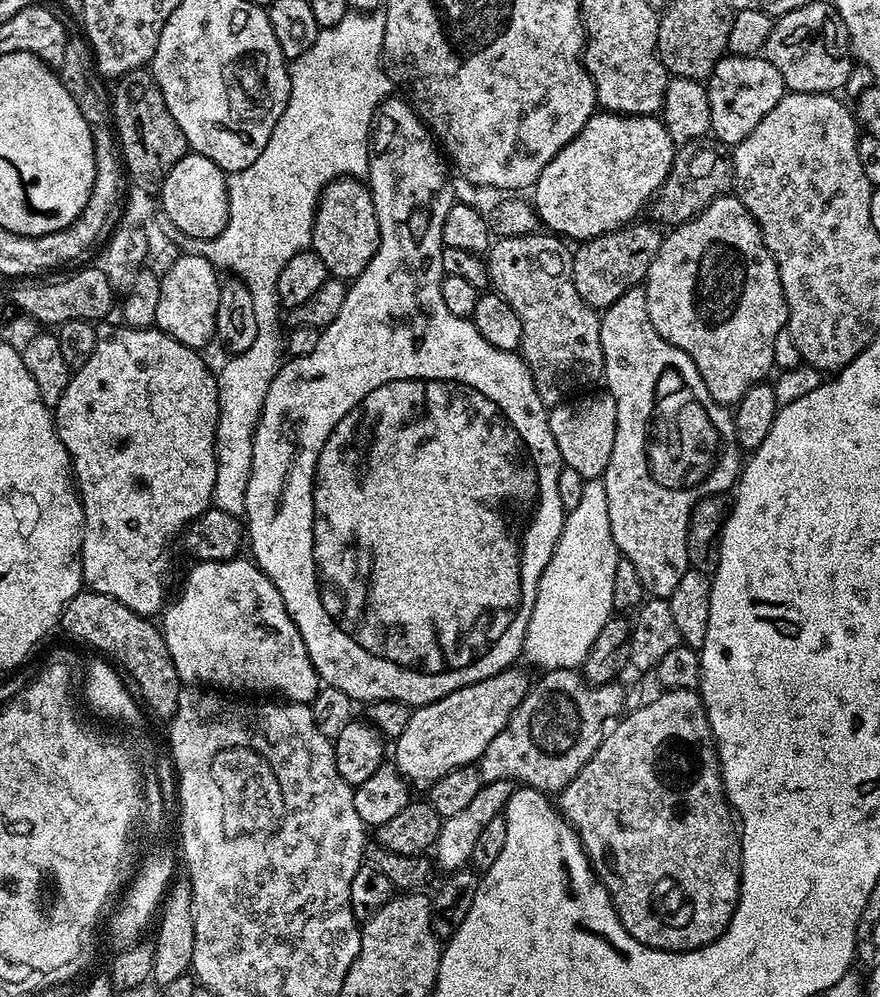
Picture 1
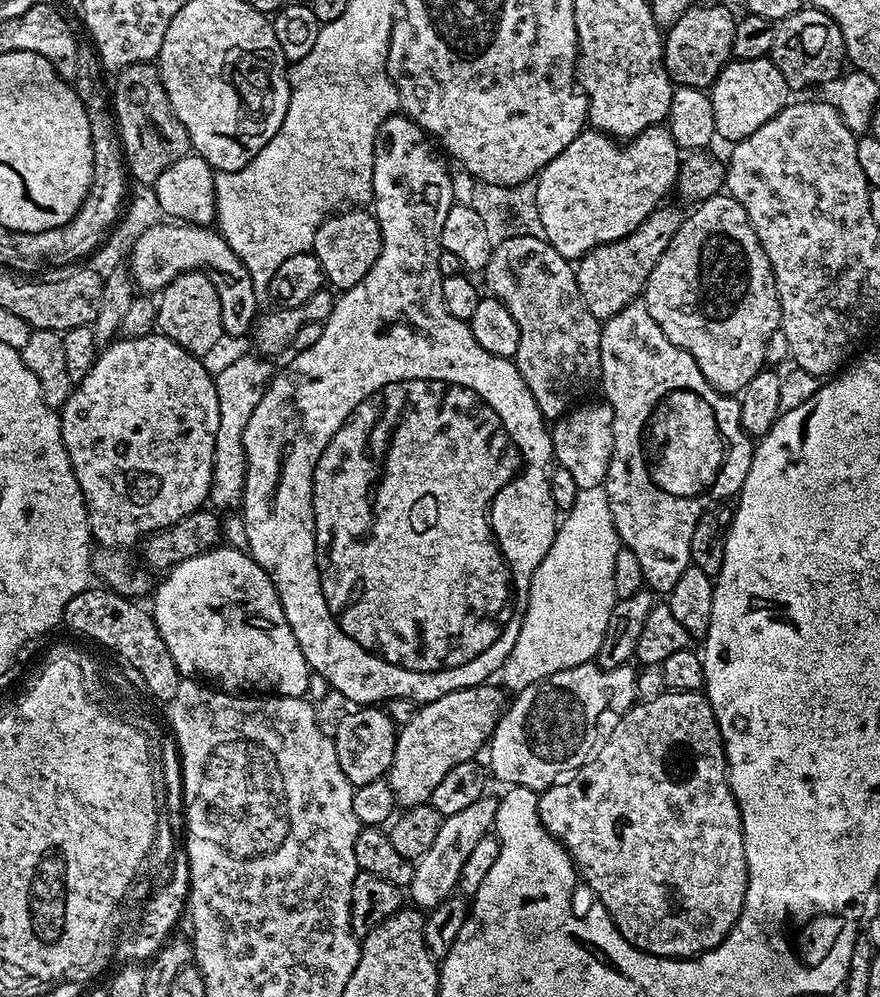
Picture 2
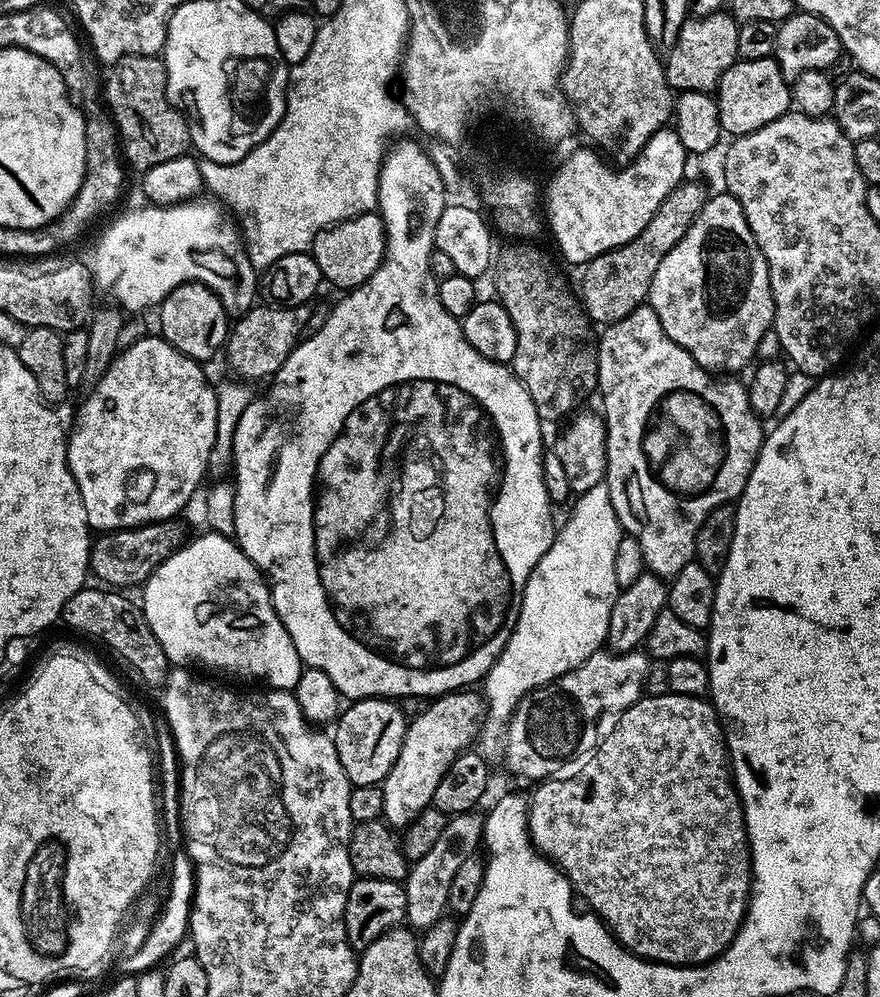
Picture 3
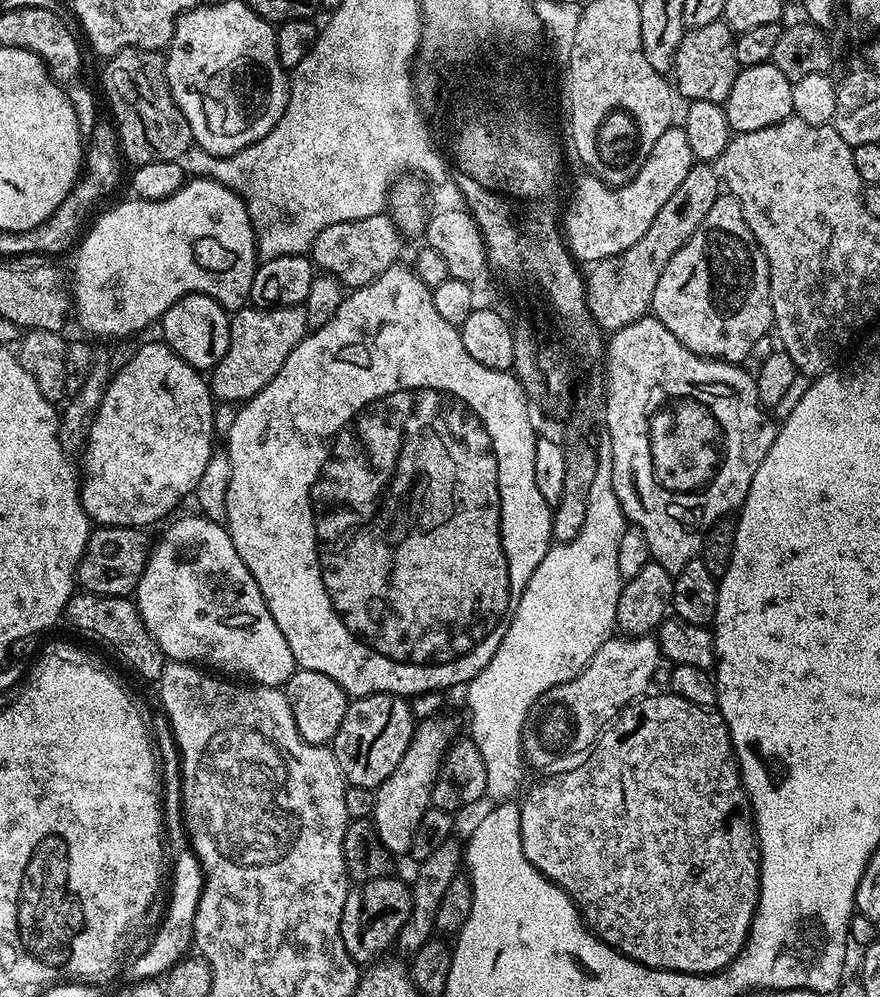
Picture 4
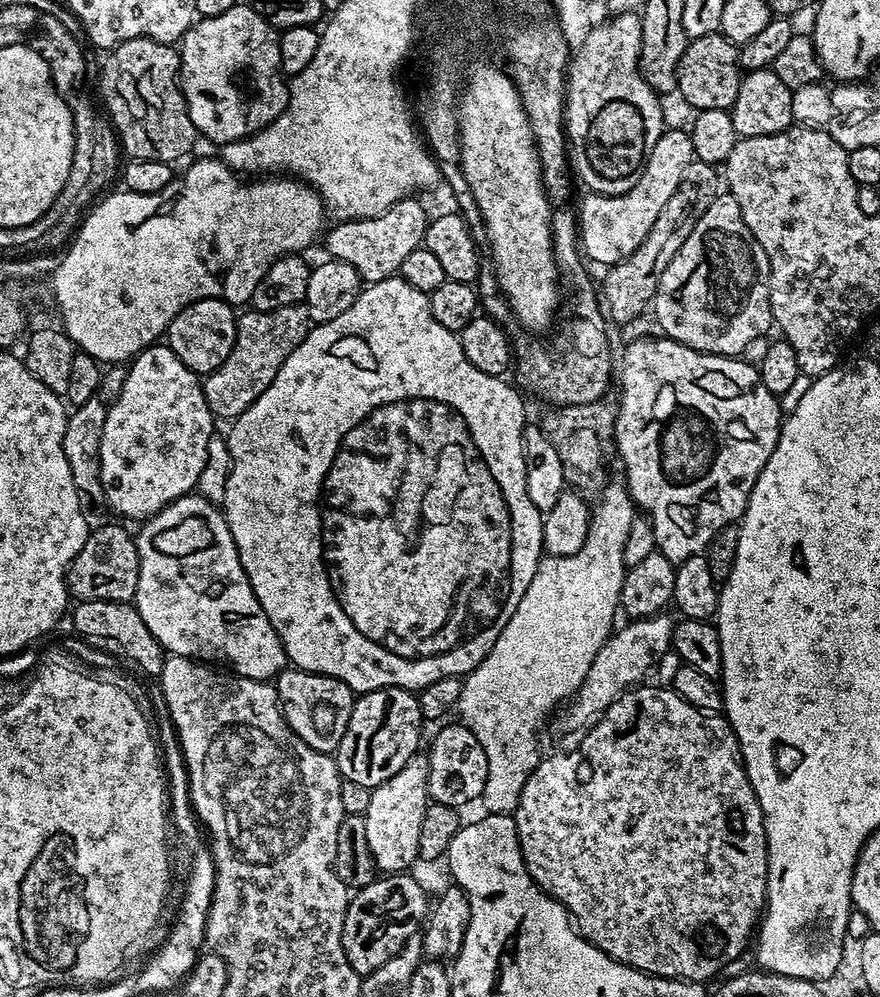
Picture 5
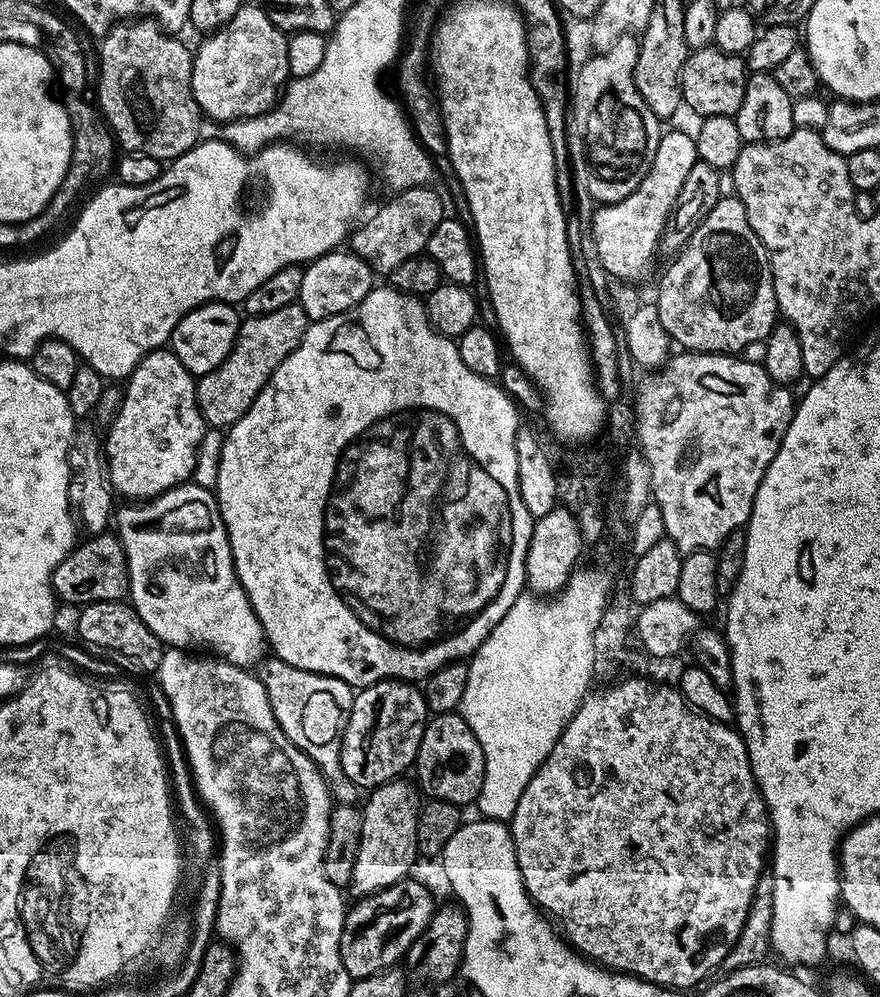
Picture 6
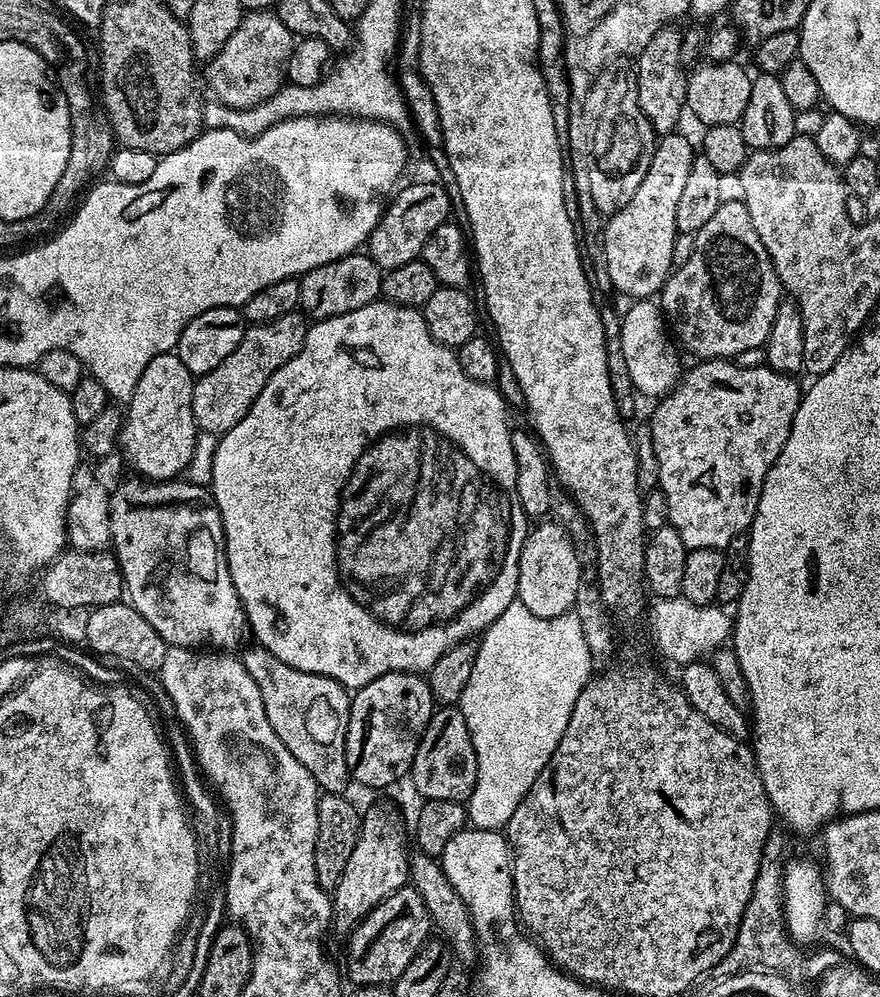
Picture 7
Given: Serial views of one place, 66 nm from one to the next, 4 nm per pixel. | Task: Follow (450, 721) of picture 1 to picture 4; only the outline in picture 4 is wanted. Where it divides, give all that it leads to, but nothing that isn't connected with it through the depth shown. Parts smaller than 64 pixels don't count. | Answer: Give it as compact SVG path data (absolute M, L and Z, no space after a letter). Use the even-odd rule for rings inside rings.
M443 715L433 716L429 720L421 720L416 725L410 738L410 746L406 746L406 754L402 754L402 762L375 789L376 801L371 814L372 825L376 827L382 846L393 854L407 853L414 842L414 830L418 830L418 822L422 822L422 814L432 802L432 787L438 778L440 763L444 760L449 744L454 739L452 724L443 720Z

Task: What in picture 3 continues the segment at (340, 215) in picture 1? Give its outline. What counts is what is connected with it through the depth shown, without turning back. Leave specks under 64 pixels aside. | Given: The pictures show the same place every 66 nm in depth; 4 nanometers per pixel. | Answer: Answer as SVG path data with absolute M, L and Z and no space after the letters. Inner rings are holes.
M367 212L341 224L334 224L316 235L310 249L318 262L318 270L325 281L328 280L340 290L351 290L362 286L378 270L384 260L384 251L388 249L388 236L384 233L384 219L376 212Z

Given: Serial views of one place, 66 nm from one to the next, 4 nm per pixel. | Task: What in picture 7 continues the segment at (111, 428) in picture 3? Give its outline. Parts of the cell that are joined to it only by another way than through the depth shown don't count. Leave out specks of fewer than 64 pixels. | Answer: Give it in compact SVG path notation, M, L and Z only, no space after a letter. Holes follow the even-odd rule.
M172 352L156 356L142 370L138 386L134 386L132 401L126 405L119 447L145 480L163 482L175 480L187 469L194 454L198 429L192 409L194 377Z

